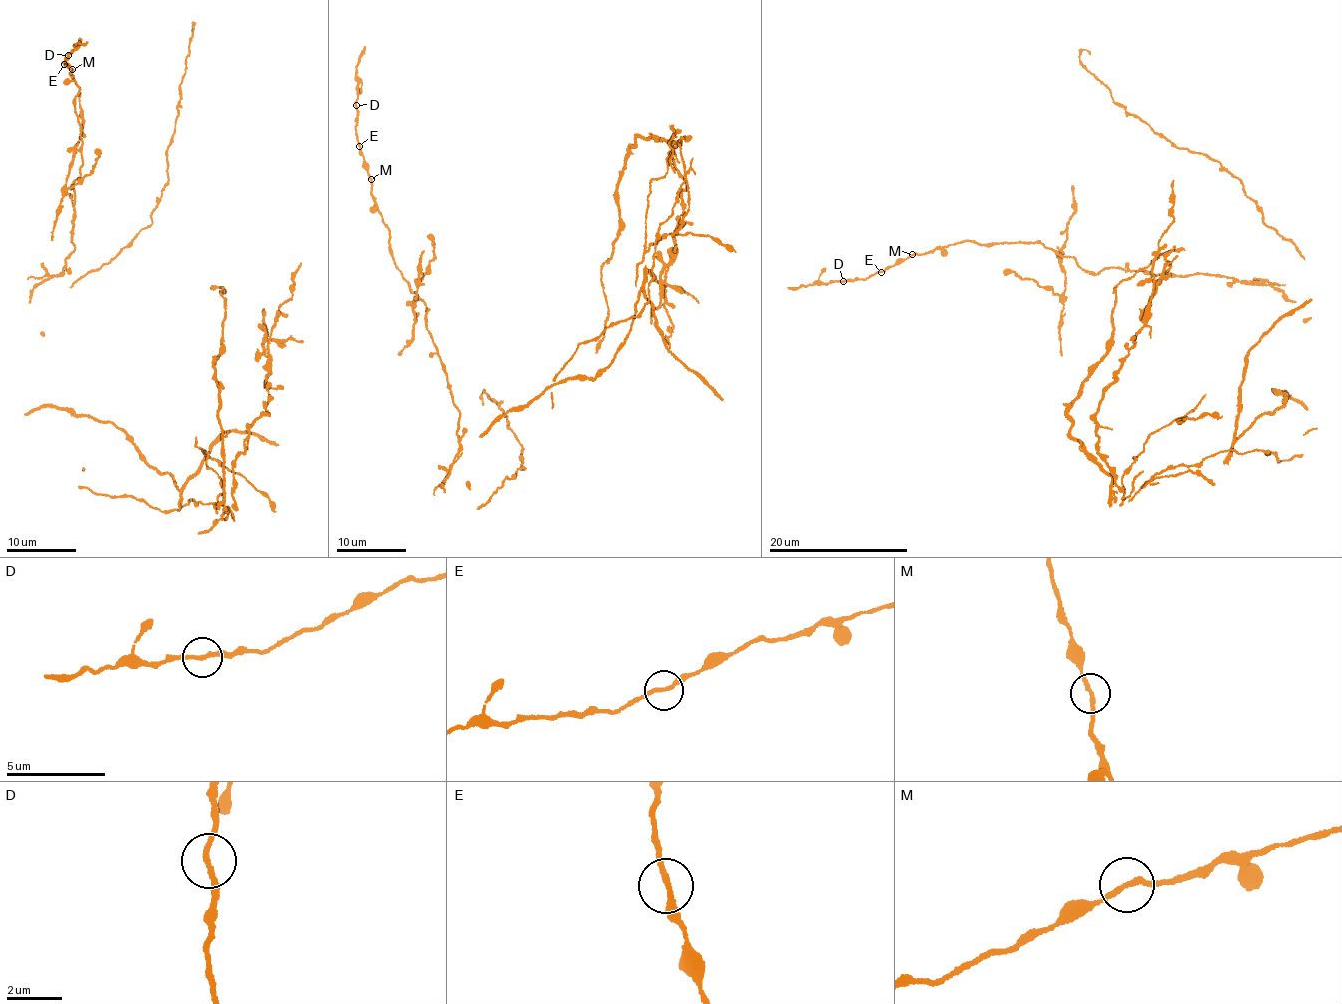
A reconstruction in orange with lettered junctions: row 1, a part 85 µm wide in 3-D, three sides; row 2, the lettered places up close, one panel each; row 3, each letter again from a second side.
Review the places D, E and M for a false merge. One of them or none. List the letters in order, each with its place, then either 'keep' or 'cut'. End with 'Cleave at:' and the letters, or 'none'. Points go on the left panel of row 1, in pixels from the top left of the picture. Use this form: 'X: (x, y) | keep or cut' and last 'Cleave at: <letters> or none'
D: (68, 55) | keep
E: (64, 64) | keep
M: (72, 69) | cut
Cleave at: M

